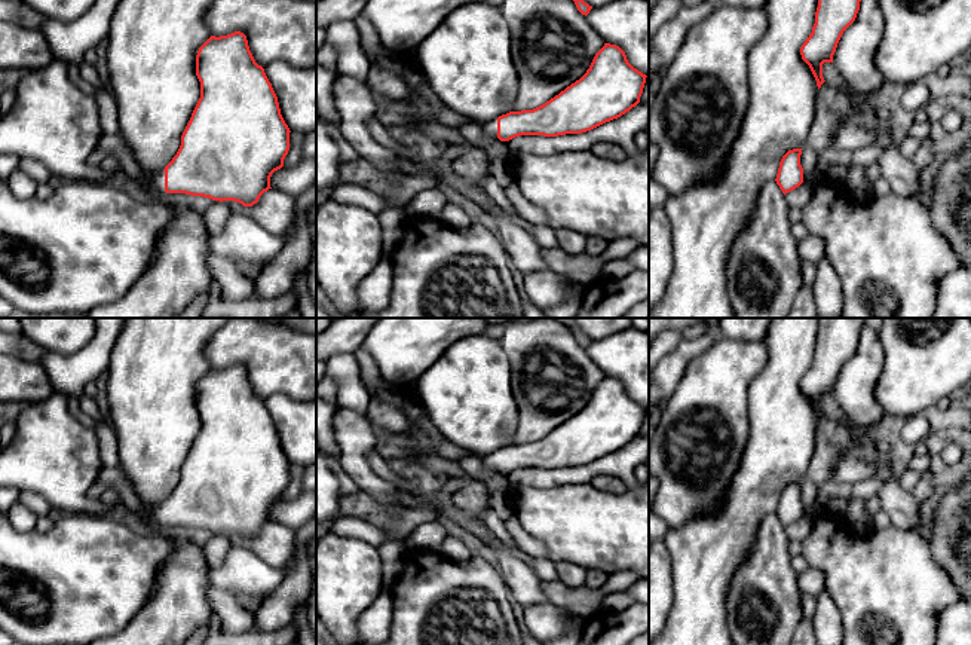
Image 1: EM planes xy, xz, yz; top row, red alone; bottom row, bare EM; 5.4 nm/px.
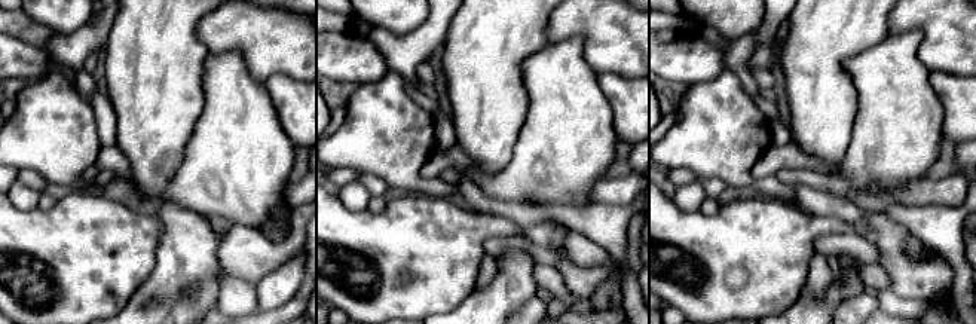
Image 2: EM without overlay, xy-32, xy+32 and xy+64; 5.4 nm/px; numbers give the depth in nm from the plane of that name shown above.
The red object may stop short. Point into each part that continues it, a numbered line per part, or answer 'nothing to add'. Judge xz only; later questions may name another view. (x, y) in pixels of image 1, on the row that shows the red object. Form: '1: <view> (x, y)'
1: xz (490, 128)

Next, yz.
nothing to add

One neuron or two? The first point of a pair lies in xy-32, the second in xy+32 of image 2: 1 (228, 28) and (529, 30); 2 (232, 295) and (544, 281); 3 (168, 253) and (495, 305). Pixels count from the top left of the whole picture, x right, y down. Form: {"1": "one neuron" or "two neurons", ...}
{"1": "two neurons", "2": "one neuron", "3": "one neuron"}

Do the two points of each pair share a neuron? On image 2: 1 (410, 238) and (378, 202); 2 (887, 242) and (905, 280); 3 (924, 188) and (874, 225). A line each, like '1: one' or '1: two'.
1: two
2: one
3: two

